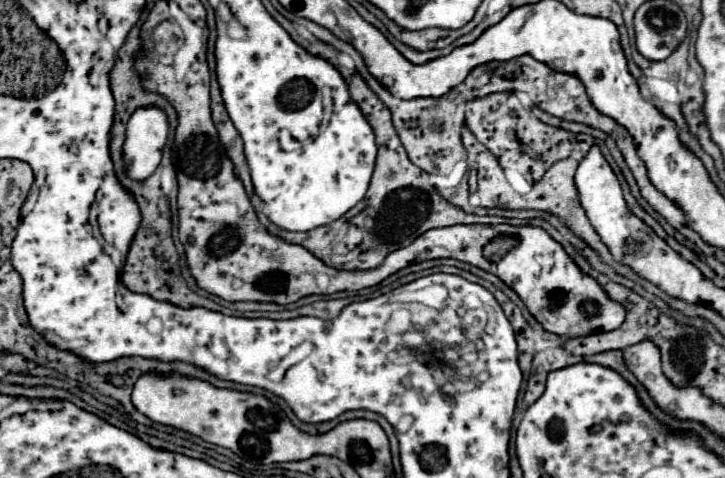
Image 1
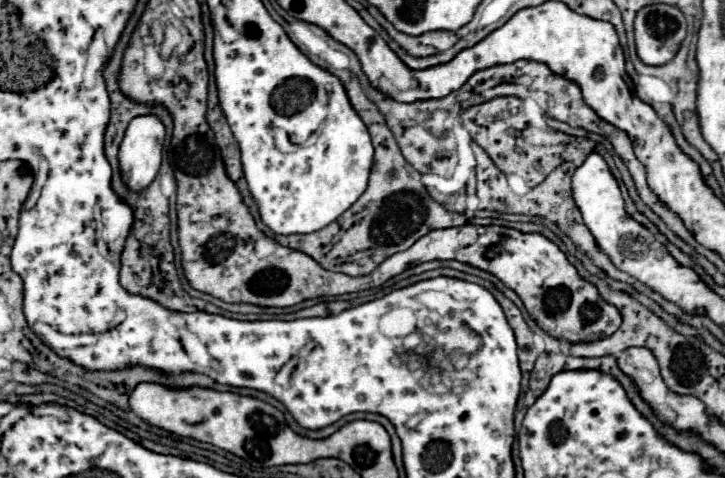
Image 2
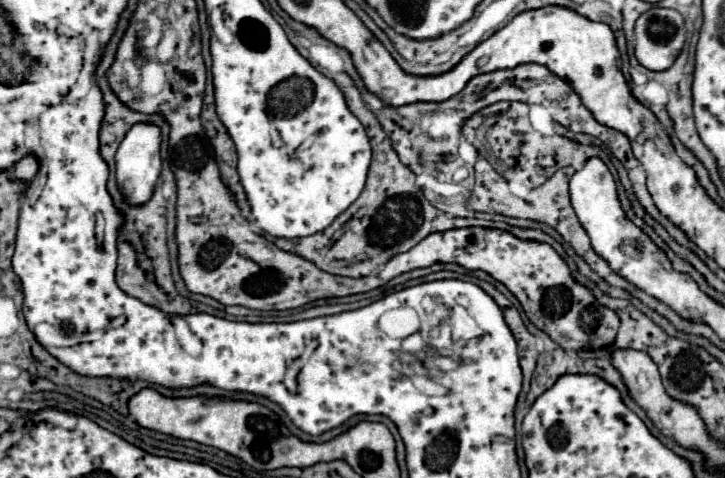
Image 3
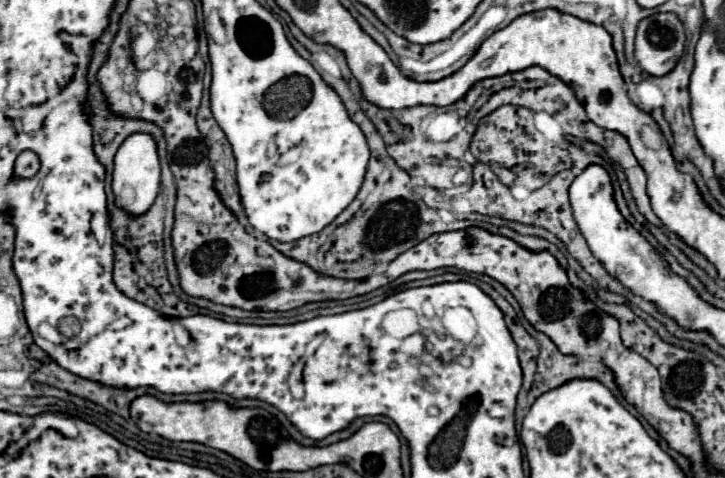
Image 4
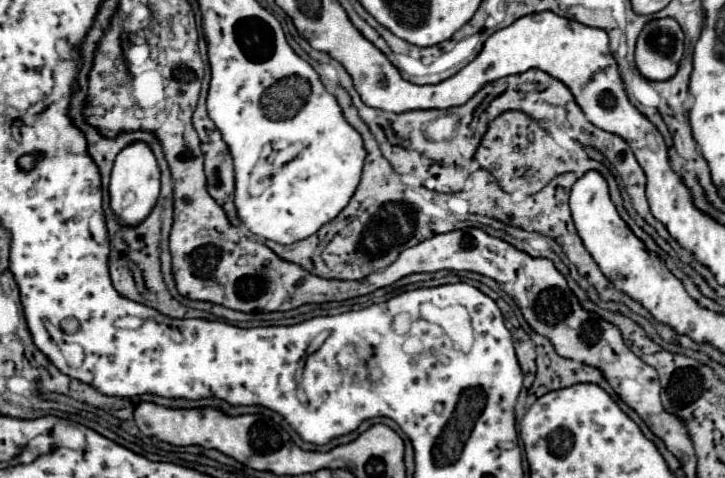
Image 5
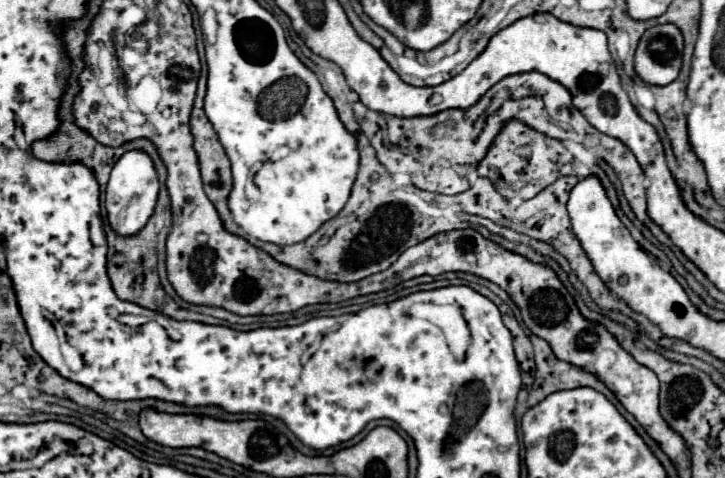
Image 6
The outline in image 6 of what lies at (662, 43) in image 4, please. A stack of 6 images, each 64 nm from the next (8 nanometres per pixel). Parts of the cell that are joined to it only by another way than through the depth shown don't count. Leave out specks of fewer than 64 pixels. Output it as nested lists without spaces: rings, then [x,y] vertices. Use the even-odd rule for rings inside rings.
[[[674,24],[646,30],[636,50],[636,74],[654,86],[674,82],[682,66],[682,48],[682,34]]]

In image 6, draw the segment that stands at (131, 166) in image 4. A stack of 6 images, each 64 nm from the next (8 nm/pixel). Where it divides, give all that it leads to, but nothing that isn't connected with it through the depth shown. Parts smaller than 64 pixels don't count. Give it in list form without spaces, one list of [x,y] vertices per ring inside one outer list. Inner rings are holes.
[[[126,152],[114,166],[110,174],[110,182],[106,186],[106,212],[108,212],[108,222],[112,230],[118,236],[134,236],[138,234],[148,218],[154,212],[156,198],[158,198],[158,176],[156,170],[152,168],[150,156],[144,156],[144,152]]]

